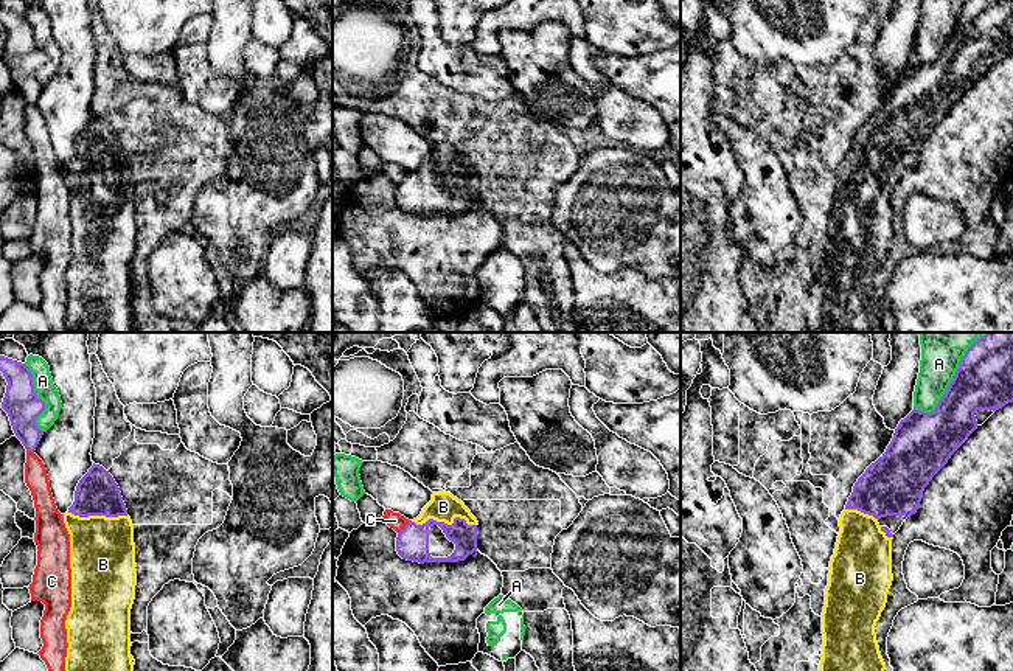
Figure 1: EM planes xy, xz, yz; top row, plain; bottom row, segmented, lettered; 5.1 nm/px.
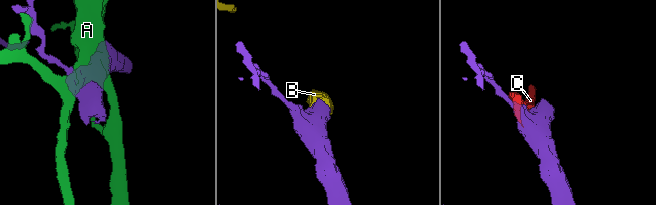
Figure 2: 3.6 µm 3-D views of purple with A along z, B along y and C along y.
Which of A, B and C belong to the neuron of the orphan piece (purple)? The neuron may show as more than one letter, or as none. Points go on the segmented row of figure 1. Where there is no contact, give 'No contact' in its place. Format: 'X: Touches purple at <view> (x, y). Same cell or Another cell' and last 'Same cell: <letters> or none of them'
A: Touches purple at yz (954, 378). Another cell
B: Touches purple at xz (443, 522). Same cell
C: Touches purple at xz (404, 527). Another cell
Same cell: B

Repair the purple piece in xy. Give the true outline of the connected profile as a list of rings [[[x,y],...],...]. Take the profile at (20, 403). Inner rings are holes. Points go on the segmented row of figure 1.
[[[0,356],[0,371],[8,382],[2,409],[16,436],[26,450],[34,452],[44,435],[36,418],[45,410],[45,402],[36,395],[33,374],[25,363]]]

